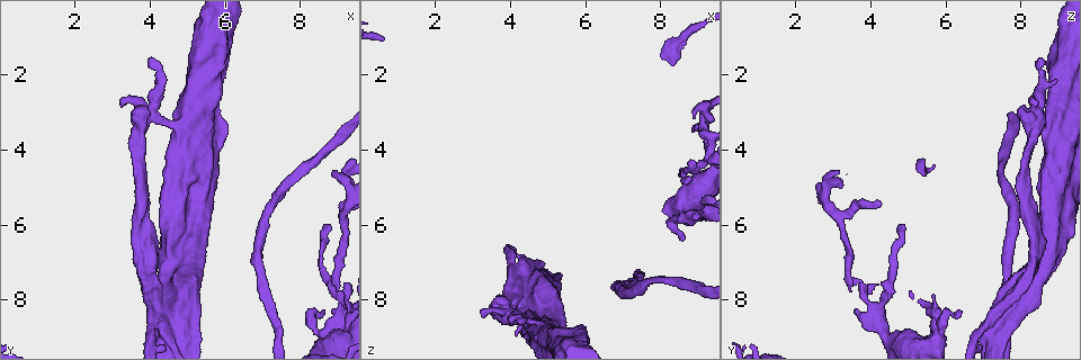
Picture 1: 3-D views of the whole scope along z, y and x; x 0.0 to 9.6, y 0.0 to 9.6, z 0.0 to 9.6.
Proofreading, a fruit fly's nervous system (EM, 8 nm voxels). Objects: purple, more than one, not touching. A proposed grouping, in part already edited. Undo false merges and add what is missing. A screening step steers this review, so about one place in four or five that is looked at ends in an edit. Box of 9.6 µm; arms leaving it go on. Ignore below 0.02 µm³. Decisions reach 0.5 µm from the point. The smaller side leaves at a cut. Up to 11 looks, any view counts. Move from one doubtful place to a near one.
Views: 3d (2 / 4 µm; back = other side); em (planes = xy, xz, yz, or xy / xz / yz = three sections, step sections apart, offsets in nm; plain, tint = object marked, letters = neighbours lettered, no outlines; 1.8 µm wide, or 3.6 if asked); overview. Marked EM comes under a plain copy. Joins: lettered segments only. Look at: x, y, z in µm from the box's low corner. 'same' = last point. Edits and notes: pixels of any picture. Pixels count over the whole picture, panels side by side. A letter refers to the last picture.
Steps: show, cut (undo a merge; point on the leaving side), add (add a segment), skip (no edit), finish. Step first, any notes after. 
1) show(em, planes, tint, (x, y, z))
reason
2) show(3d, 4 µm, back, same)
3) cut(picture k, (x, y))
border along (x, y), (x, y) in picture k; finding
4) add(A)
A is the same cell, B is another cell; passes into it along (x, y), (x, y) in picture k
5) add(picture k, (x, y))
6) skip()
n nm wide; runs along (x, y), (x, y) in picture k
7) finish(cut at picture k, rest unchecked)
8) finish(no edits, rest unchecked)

show(3d, 4 µm, (9.00, 7.80, 3.55))
tapers out

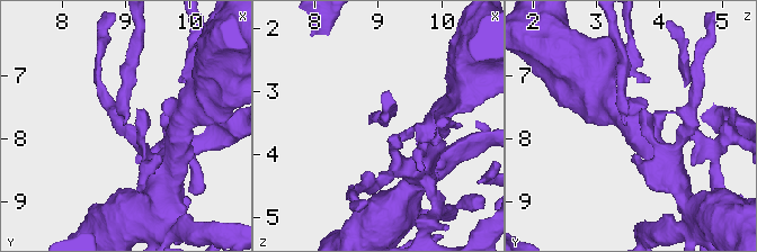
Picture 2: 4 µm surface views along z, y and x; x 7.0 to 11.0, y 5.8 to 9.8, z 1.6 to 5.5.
show(em, planes, letters, (8.95, 7.75, 3.50))
need the tissue

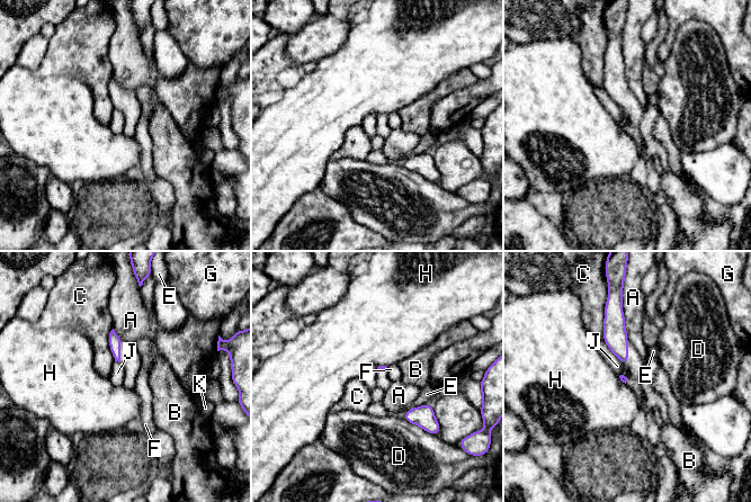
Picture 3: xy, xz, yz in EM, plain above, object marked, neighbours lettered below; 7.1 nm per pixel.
skip()
A, B, C, D, E, F, G, H, J and K are other cells; none of them fits

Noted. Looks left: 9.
show(em, planes, letters, (9.10, 7.95, 5.70))
free end

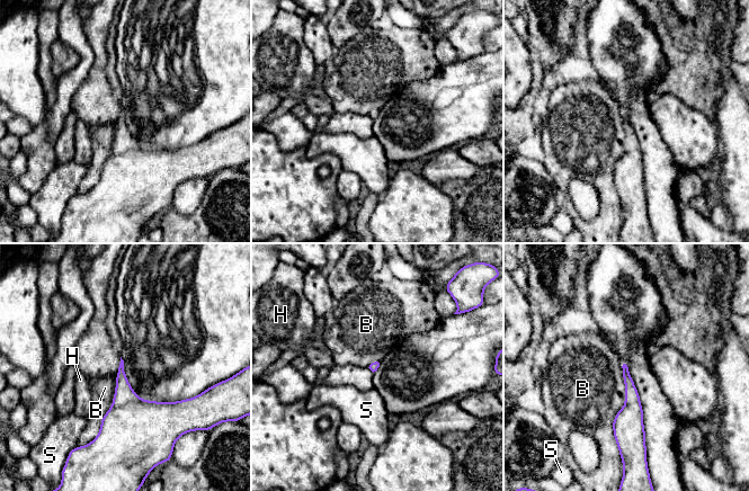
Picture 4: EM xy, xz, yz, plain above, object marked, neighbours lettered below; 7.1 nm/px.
skip()
B, H and S are other cells; no lettered segment goes on from it

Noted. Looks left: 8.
show(3d, 2 µm, (8.90, 4.60, 3.15))
an open end

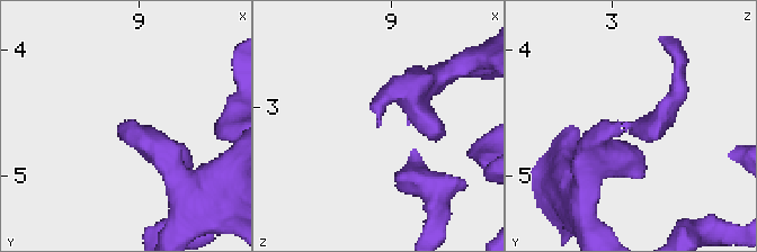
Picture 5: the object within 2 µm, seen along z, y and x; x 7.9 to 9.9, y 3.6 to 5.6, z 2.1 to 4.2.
show(em, planes, letters, (8.90, 4.58, 3.14))

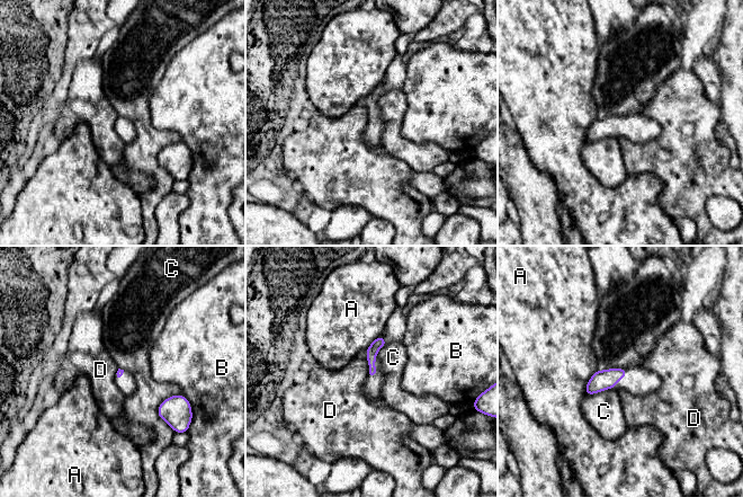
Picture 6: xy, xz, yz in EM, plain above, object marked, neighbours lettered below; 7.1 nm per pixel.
skip()
C touches over 280 nm; A, B, C and D are other cells; no lettered segment goes on from it

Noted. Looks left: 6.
show(3d, 2 µm, (4.10, 3.05, 8.30))
three-way junction

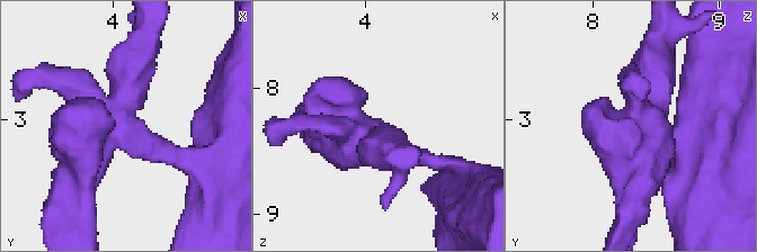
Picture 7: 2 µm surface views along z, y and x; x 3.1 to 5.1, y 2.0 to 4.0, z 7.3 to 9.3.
show(em, planes, tint, (4.12, 3.04, 8.36))

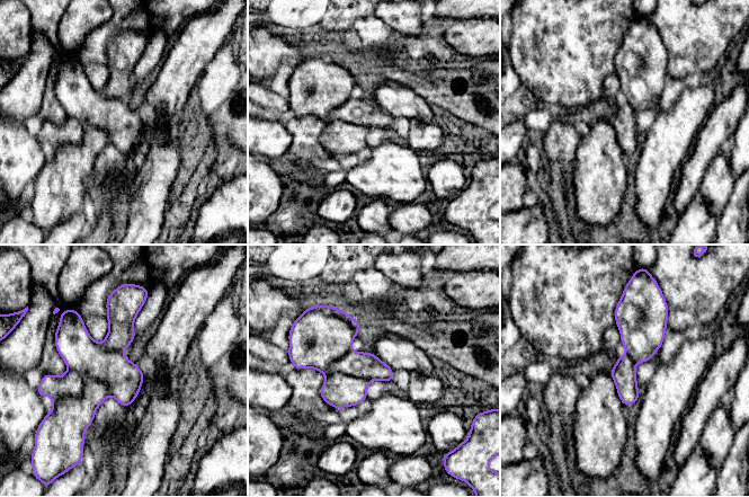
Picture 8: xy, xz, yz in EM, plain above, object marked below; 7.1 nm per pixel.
show(em, planes, letters, same)
what lies round it

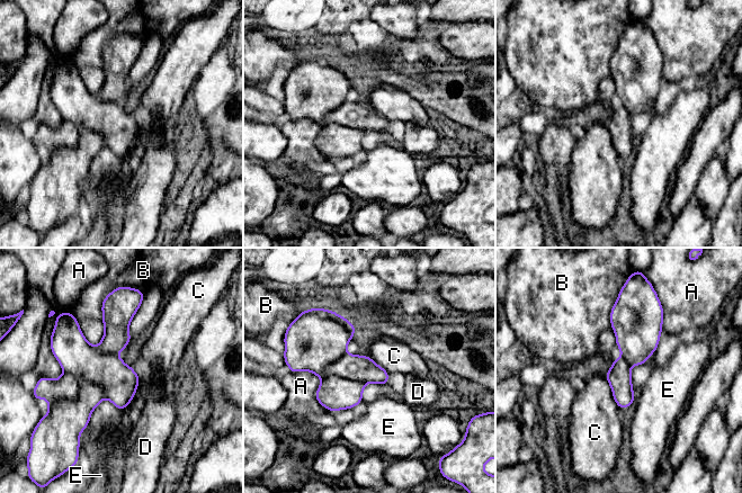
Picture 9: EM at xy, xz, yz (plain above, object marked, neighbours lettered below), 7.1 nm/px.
skip()
170 nm wide; A, B, C, D and E are other cells; border along (605, 374), (611, 396), (619, 408) in picture 9; all the same neuron

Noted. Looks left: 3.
finish(no edits, rest unchecked)

